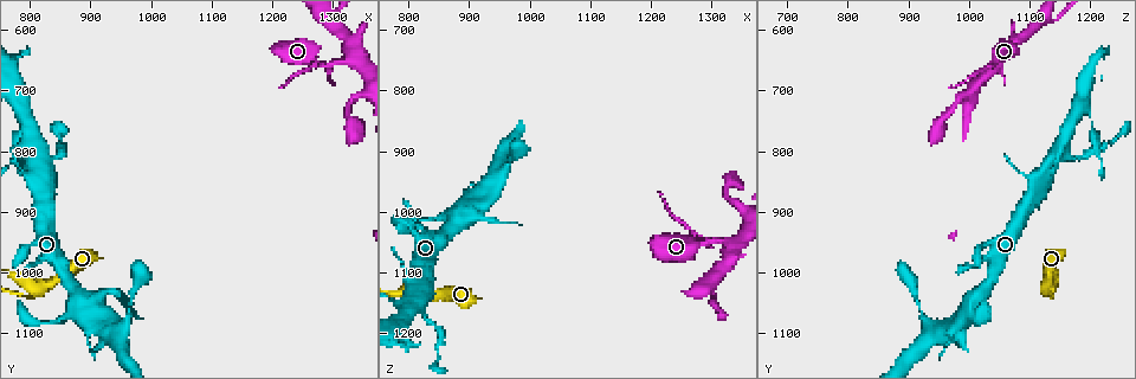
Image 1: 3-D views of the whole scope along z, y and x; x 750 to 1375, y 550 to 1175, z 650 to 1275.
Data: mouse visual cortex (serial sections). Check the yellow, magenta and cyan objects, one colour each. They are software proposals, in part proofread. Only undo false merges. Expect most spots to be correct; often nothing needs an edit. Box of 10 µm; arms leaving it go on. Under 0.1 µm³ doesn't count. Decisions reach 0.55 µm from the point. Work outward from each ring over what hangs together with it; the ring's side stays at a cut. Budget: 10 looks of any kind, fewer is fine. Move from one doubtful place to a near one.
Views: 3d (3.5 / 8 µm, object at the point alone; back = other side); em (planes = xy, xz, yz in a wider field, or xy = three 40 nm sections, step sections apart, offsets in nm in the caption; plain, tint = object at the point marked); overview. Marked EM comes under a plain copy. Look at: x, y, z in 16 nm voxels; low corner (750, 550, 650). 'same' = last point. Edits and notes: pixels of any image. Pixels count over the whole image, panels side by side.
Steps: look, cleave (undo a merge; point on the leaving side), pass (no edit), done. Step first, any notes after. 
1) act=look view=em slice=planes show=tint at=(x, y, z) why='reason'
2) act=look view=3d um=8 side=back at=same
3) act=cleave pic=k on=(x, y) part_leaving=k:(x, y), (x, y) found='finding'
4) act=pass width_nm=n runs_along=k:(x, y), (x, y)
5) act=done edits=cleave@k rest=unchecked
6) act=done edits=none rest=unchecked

act=look view=3d um=3.5 at=(890, 1045, 1010) why='calibre changes'

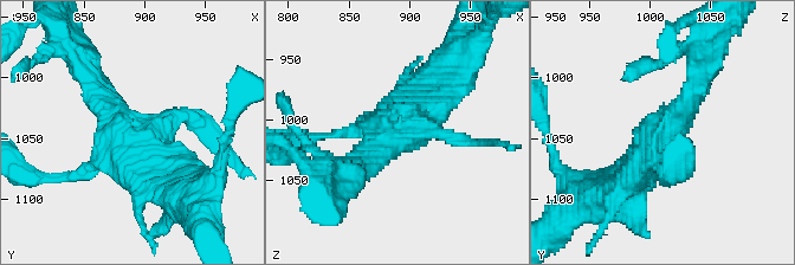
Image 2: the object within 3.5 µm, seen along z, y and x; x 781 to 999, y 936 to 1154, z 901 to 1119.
act=look view=em slice=xy step=2 show=tint at=(890, 1048, 1010) why='need the tissue'

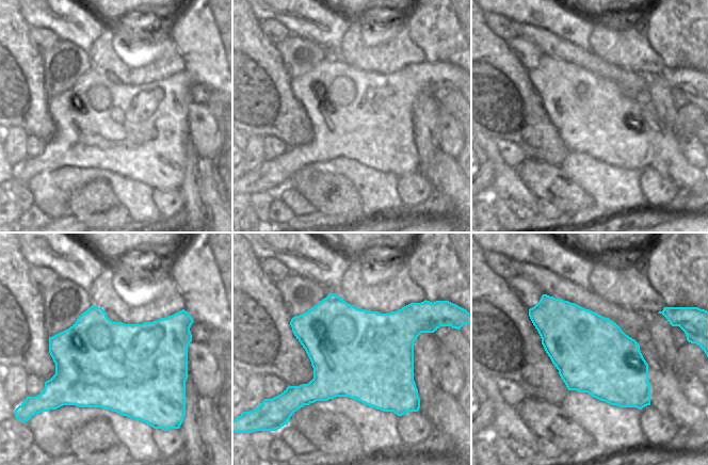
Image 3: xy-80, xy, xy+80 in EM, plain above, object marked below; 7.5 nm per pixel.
act=pass width_nm=650 runs_along=2:(700, 76), (685, 109), (618, 188) found='continuous, no second cell'

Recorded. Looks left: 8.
act=look view=em slice=xy step=2 show=tint at=(965, 1055, 920) why='a narrow waist'

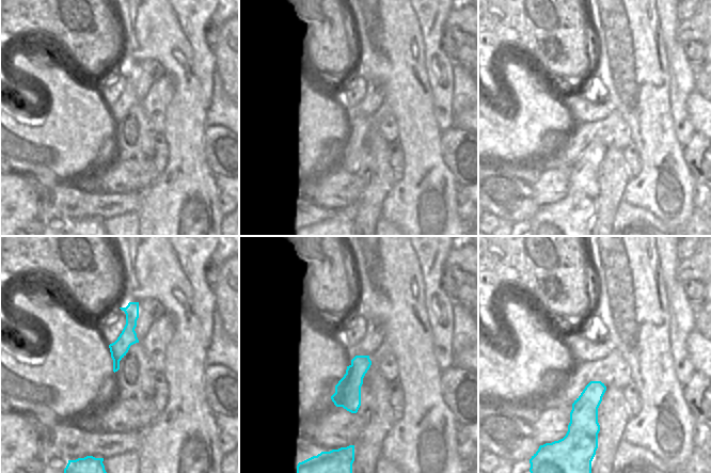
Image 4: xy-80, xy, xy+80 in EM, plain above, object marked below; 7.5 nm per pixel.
act=look view=3d um=3.5 at=same

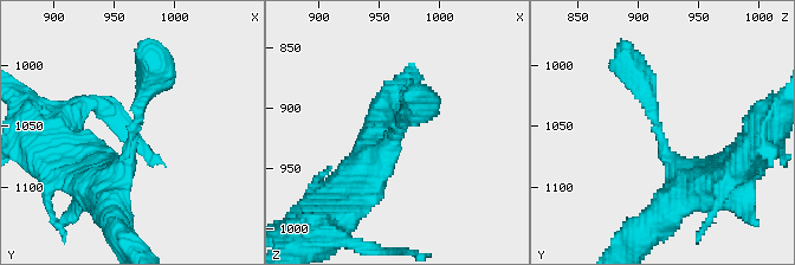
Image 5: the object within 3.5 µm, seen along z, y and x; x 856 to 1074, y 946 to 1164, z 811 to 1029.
act=pass runs_along=5:(697, 183), (666, 154), (631, 68) found='one cell here'

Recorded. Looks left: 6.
act=look view=3d um=3.5 at=(810, 1025, 1130) why='a narrow waist'

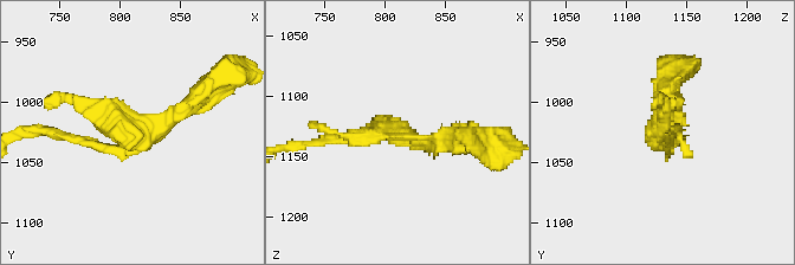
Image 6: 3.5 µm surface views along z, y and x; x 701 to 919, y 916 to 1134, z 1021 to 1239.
act=look view=em slice=xy step=2 show=tint at=(806, 1028, 1126) arms=3 arm_widths_nm=150,200,200

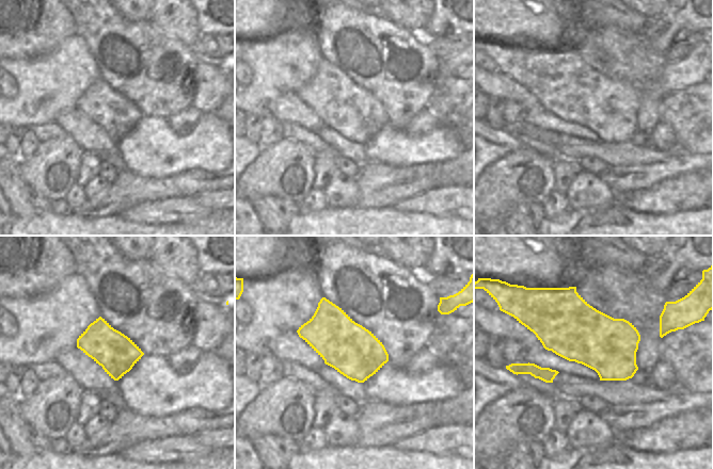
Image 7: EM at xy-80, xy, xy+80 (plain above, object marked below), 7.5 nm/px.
act=pass found='continuous, no second cell'

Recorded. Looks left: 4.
act=look view=3d um=3.5 at=(815, 795, 1150) why='branch point'

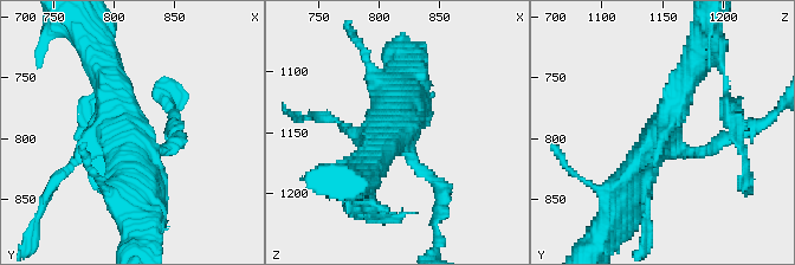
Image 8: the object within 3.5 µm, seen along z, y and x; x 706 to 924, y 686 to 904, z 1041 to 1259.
act=pass found='one cell here'

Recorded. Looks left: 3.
act=done edits=none rest=unchecked

